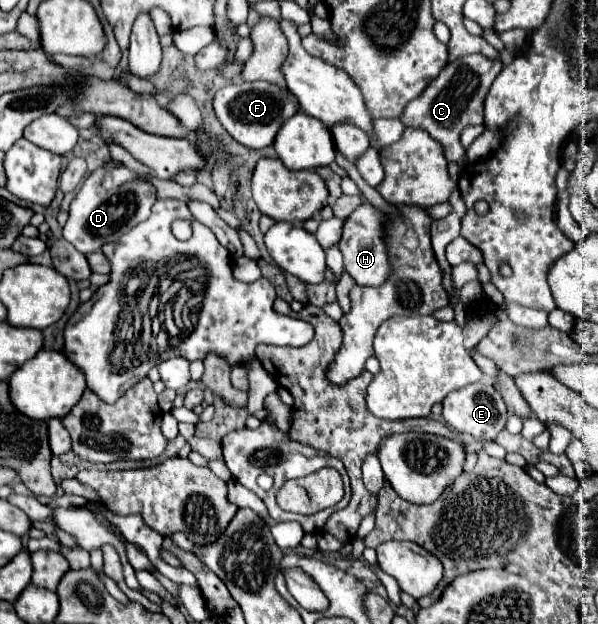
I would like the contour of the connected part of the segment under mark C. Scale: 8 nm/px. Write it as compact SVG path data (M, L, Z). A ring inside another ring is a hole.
M480 53L464 55L452 63L448 63L440 75L424 89L424 93L410 101L402 113L402 123L406 127L416 127L428 131L434 139L438 139L444 145L444 155L448 162L462 161L466 150L460 141L460 133L468 125L482 125L484 123L484 97L488 93L488 87L492 85L492 79L500 73L502 61L486 59Z

